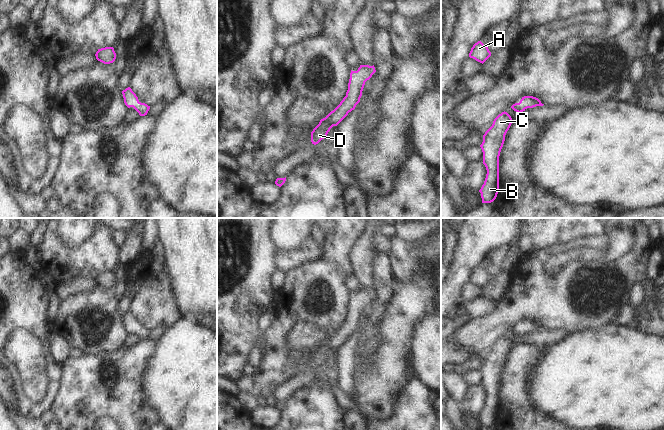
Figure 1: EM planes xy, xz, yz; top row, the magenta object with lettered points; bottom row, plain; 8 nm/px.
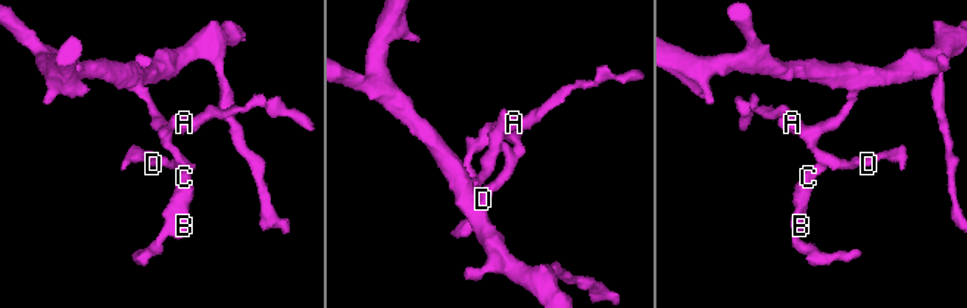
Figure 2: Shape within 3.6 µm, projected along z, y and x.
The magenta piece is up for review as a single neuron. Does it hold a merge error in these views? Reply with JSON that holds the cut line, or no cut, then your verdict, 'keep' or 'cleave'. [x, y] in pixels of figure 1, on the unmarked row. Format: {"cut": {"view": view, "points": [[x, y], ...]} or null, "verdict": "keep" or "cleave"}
{"cut": null, "verdict": "keep"}

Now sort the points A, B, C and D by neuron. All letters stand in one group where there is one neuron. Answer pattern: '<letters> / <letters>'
A B C D

